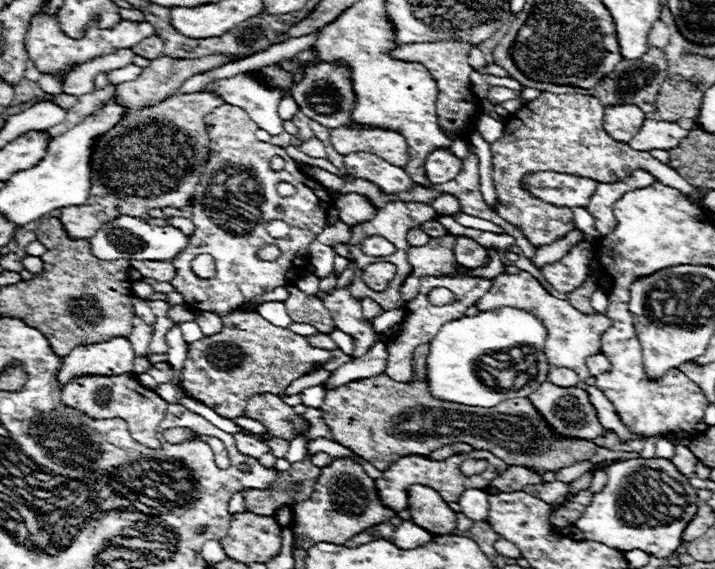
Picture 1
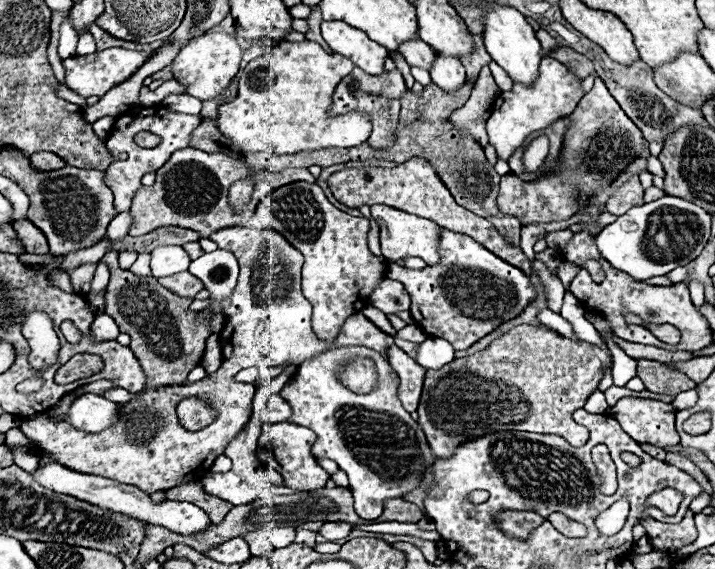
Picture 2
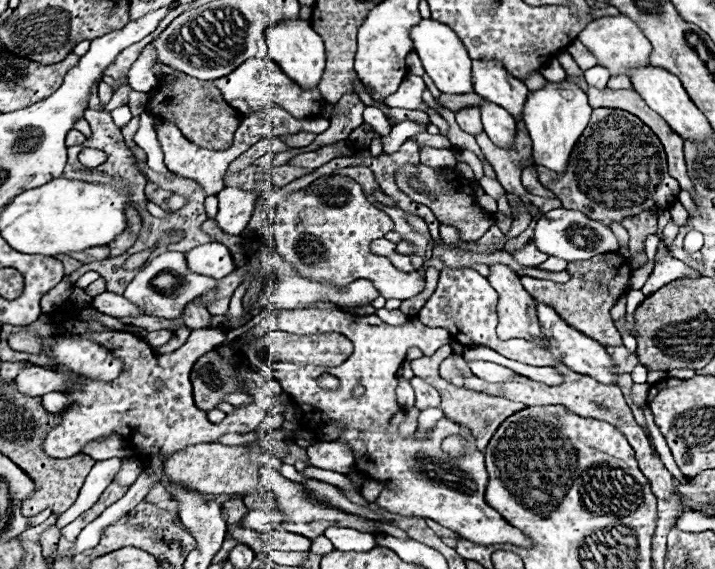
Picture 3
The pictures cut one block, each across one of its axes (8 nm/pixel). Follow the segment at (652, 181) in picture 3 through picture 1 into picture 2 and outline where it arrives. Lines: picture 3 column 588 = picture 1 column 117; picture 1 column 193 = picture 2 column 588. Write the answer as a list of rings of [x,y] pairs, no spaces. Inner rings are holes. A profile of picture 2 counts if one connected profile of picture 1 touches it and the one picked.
[[[596,78],[594,88],[582,96],[576,110],[570,114],[570,126],[564,132],[560,160],[554,172],[546,172],[532,182],[524,182],[514,174],[500,180],[498,208],[504,214],[516,216],[520,224],[568,220],[580,208],[580,198],[598,194],[610,186],[636,158],[644,152],[644,136],[624,110],[616,104],[604,82]]]

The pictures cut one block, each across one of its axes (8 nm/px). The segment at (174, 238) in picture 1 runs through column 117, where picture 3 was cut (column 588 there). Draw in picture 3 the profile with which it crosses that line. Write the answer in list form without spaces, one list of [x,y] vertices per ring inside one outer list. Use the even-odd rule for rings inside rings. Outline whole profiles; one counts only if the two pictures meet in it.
[[[554,208],[554,210],[542,214],[542,218],[536,222],[532,242],[536,244],[536,248],[540,252],[544,252],[548,256],[562,258],[566,262],[590,260],[598,254],[618,250],[618,240],[616,240],[616,236],[612,234],[612,230],[608,226],[586,218],[578,210],[566,210],[566,208]]]

